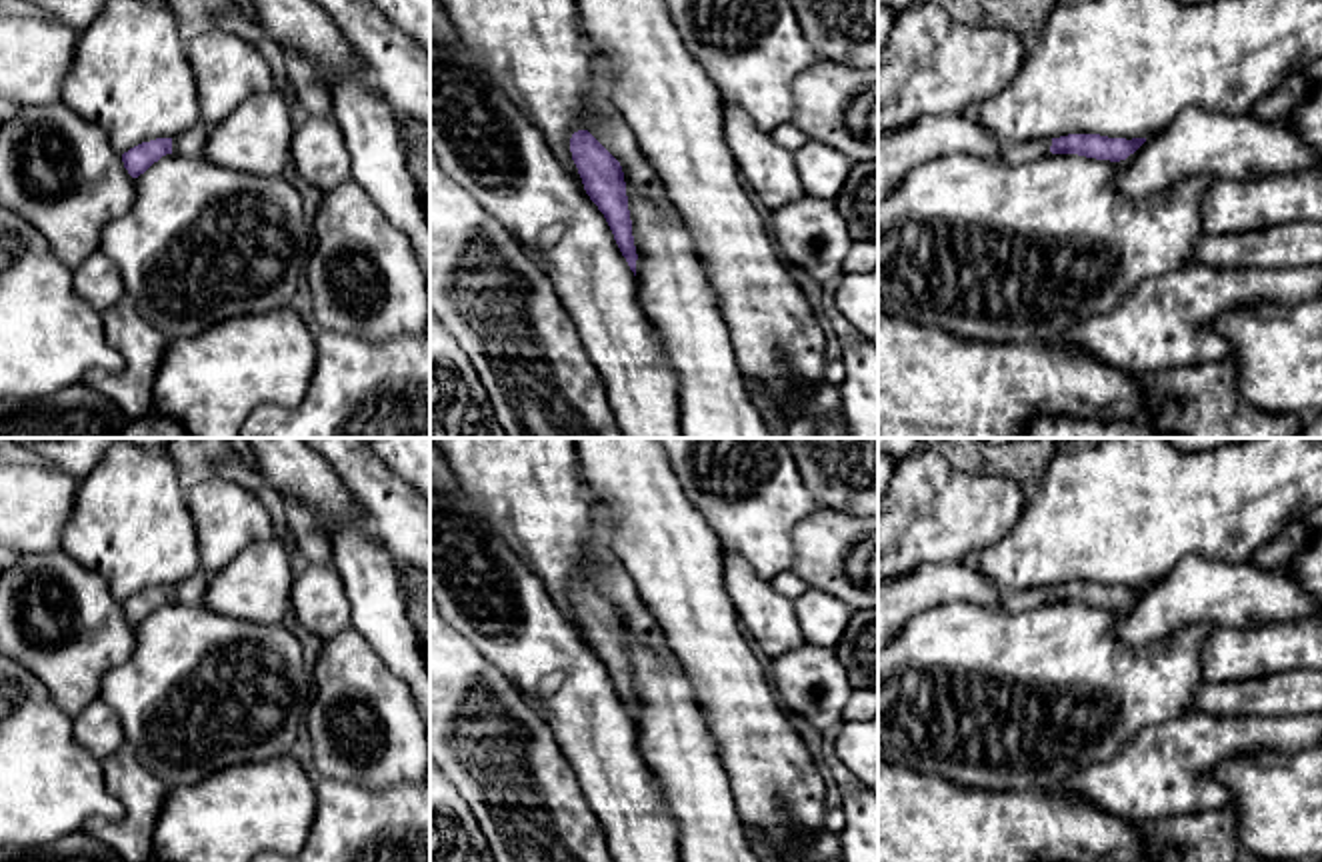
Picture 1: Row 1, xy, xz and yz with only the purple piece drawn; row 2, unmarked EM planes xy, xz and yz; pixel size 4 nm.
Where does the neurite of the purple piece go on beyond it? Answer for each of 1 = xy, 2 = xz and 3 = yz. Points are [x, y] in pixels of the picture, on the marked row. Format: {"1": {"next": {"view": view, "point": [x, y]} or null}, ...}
{"1": {"next": {"view": "xy", "point": [188, 144]}}, "2": {"next": {"view": "xz", "point": [604, 122]}}, "3": {"next": {"view": "yz", "point": [1016, 152]}}}

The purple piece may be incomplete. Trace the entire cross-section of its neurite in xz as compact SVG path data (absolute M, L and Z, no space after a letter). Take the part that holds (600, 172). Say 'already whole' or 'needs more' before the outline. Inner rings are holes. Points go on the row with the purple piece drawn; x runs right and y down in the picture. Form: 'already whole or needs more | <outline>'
needs more | M604 92L592 98L586 110L586 128L572 134L570 152L586 194L604 214L622 256L636 276L638 254L626 186L630 184L664 210L672 204L634 130Z

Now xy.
needs more | M198 122L176 138L156 138L150 142L142 142L122 154L124 168L132 178L138 178L166 154L178 154L182 158L202 158L208 132L210 130L202 122Z

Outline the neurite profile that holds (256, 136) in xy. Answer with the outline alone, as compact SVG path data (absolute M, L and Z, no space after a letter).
M278 88L254 94L210 128L202 158L254 176L282 176L296 126L298 118Z

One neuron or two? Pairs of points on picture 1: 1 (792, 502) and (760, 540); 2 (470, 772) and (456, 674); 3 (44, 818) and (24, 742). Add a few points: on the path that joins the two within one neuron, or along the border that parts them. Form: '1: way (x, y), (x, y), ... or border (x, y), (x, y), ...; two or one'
1: way (782, 512), (764, 530); one
2: way (470, 748), (470, 720), (456, 706), (456, 698); one
3: way (34, 800), (24, 780), (24, 760); one

